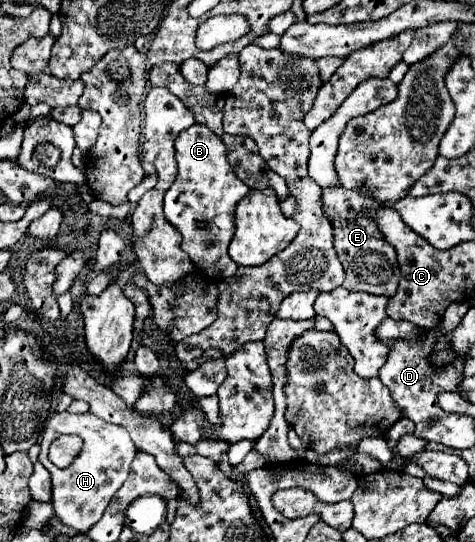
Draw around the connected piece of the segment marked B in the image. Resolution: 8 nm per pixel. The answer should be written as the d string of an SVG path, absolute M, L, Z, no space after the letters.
M193 124L183 130L175 140L175 150L179 172L165 194L165 218L181 232L181 250L191 260L199 260L201 272L209 278L233 276L237 264L229 258L227 246L235 232L235 206L251 190L233 174L225 144L207 126Z

